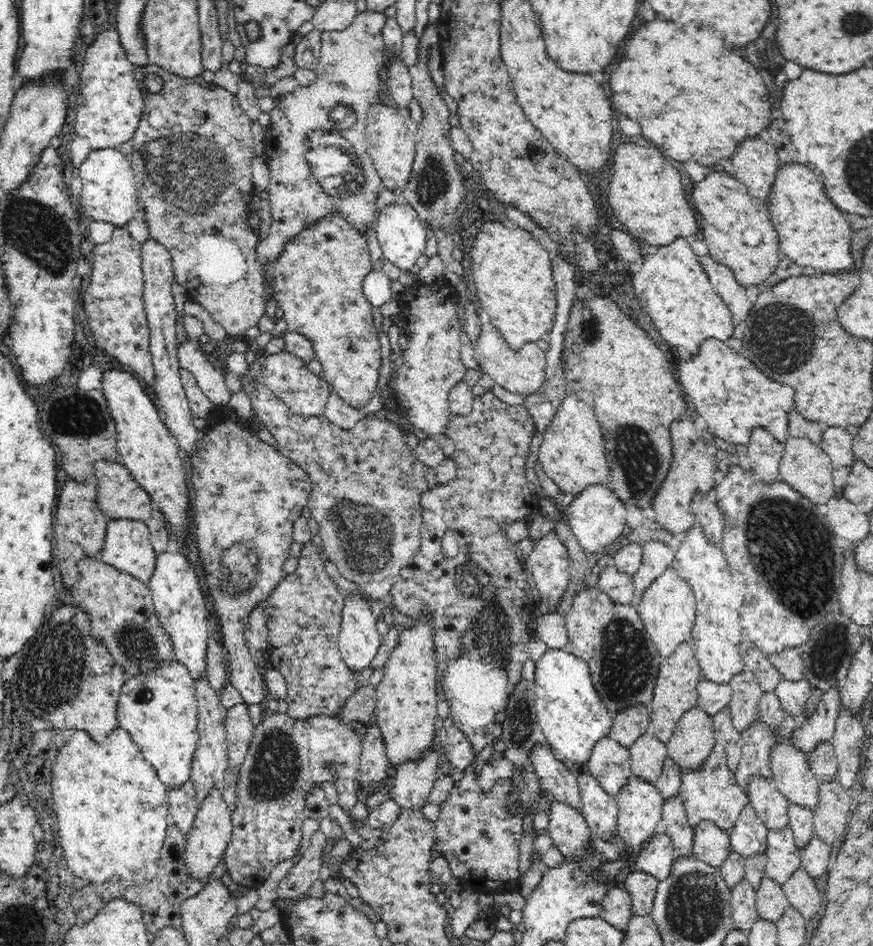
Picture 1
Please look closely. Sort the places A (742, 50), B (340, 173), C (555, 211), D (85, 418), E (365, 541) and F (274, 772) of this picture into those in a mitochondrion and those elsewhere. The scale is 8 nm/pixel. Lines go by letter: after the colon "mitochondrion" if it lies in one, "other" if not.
A: other
B: mitochondrion
C: mitochondrion
D: mitochondrion
E: mitochondrion
F: mitochondrion

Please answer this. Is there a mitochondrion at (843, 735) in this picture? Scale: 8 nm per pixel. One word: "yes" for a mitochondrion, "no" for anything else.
no

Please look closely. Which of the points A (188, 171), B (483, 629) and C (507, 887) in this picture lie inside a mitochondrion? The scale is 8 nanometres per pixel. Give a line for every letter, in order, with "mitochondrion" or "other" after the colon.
A: mitochondrion
B: mitochondrion
C: other

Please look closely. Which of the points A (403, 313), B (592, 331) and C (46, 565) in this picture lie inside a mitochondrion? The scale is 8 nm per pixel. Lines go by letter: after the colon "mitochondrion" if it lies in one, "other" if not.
A: other
B: mitochondrion
C: other

